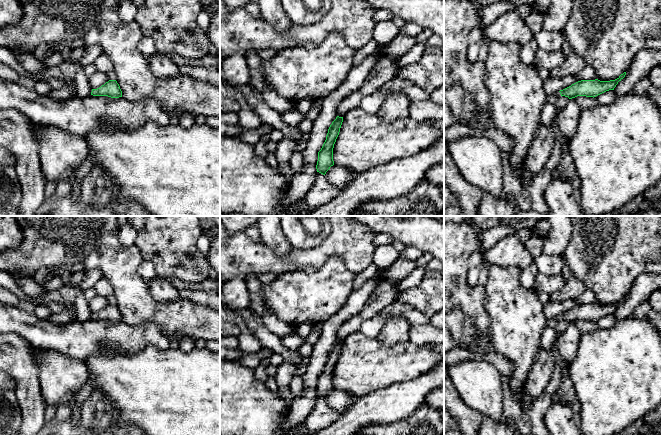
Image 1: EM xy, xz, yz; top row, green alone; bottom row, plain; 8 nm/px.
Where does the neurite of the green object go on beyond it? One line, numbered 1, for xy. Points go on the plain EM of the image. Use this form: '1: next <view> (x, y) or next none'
1: next none

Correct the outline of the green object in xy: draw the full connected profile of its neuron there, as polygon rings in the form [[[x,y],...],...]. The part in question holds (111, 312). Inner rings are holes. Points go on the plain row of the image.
[[[109,304],[101,311],[97,313],[92,313],[91,319],[119,322],[119,321],[122,321],[122,315],[116,304]]]

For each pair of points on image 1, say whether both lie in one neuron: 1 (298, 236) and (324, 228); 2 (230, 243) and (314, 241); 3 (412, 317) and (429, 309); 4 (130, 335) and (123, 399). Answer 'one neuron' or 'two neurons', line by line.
1: one neuron
2: two neurons
3: two neurons
4: two neurons

